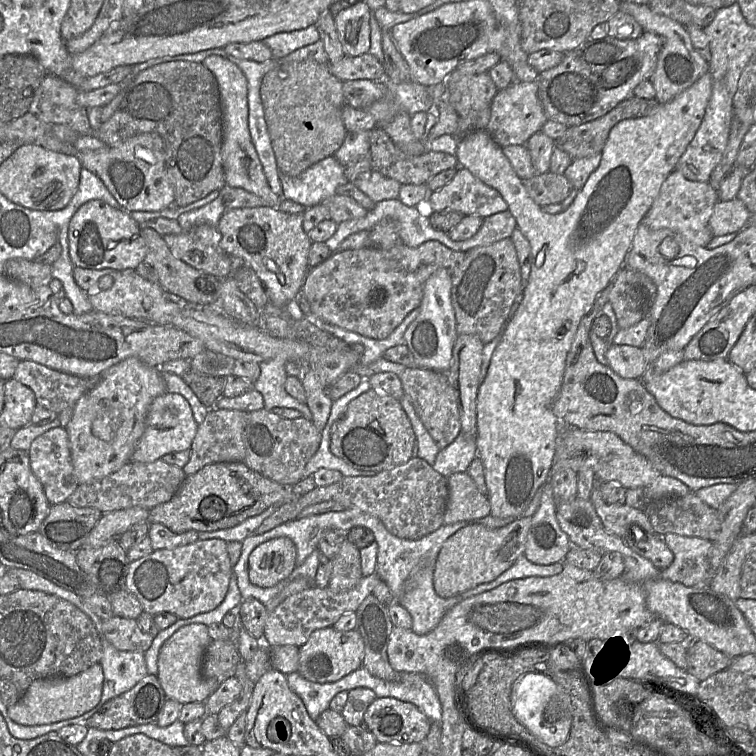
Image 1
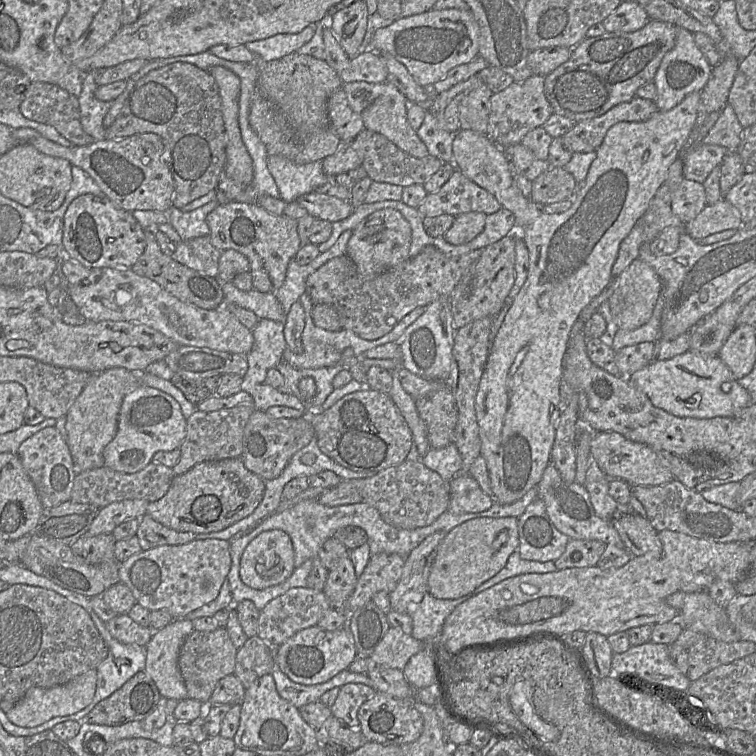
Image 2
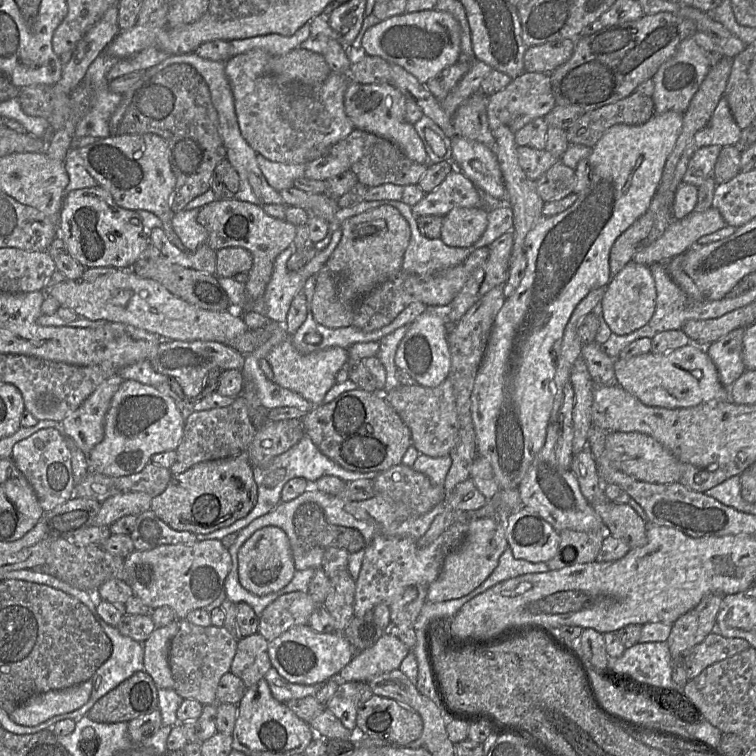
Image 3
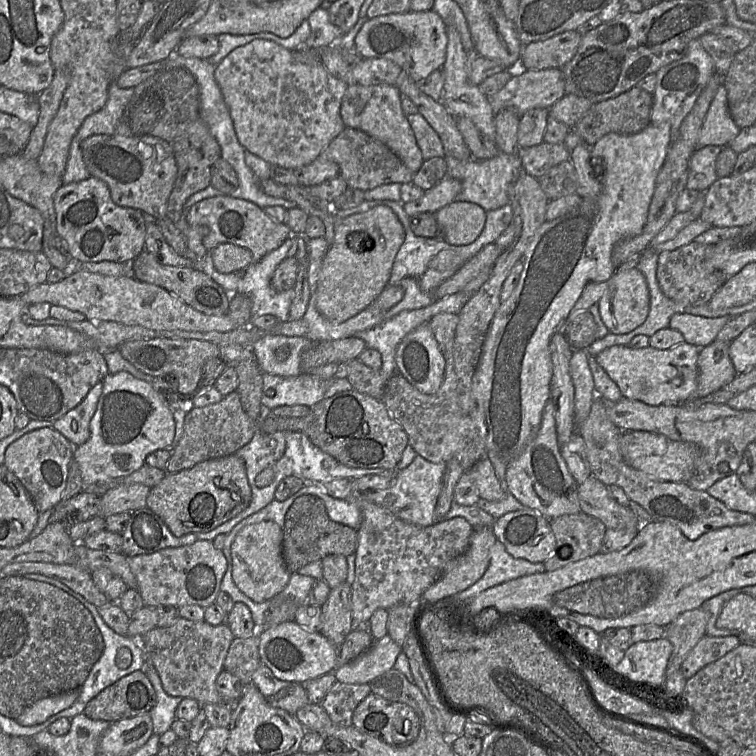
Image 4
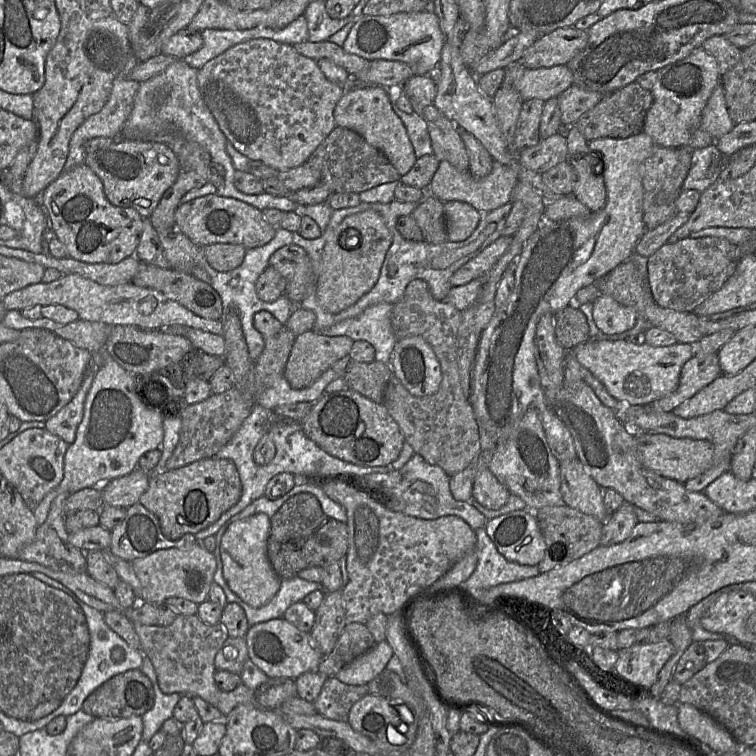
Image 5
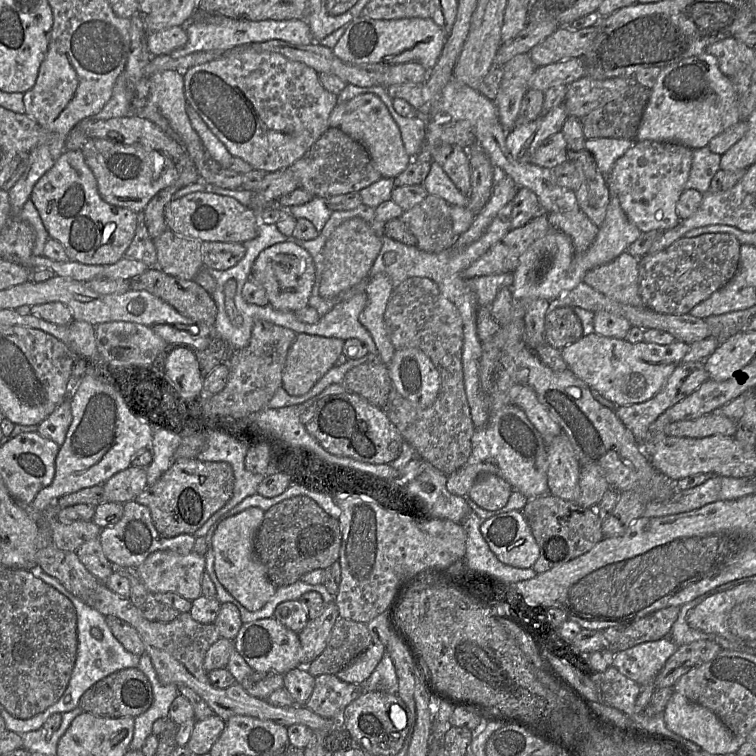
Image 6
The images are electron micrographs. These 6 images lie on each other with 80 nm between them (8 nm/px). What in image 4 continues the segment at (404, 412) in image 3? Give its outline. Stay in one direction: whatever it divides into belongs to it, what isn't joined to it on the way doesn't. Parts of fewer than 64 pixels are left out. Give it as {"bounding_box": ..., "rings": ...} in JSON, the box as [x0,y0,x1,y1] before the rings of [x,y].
{"bounding_box":[382,313,486,471],"rings":[[[439,313],[427,323],[445,359],[444,379],[438,391],[434,394],[422,393],[403,376],[395,373],[386,383],[382,400],[391,416],[407,433],[408,444],[419,456],[432,463],[447,463],[456,458],[463,469],[469,471],[485,457],[486,448],[472,418],[461,410],[458,400],[453,358],[457,323],[458,314],[455,313]]]}

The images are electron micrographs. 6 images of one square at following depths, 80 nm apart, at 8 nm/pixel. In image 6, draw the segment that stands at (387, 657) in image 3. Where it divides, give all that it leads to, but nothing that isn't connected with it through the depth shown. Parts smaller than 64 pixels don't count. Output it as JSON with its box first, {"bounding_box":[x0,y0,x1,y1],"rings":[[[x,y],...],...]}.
{"bounding_box":[336,643,385,684],"rings":[[[372,643],[336,675],[345,682],[361,684],[371,675],[385,653],[385,646]]]}

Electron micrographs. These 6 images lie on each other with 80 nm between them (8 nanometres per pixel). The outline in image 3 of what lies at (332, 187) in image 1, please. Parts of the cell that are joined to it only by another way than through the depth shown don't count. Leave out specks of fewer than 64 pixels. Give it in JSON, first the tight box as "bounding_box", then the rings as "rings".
{"bounding_box":[257,155,306,192],"rings":[[[257,155],[257,163],[267,182],[278,192],[294,187],[297,179],[305,177],[306,164],[285,164]]]}

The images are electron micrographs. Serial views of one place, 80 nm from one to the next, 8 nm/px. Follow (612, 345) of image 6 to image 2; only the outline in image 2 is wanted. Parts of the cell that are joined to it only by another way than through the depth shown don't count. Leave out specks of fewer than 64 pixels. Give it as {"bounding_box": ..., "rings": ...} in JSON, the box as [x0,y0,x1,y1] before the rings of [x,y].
{"bounding_box":[625,350,752,417],"rings":[[[692,350],[667,360],[653,360],[625,378],[642,391],[653,406],[677,417],[732,417],[752,404],[747,390],[739,385],[731,370],[718,356]]]}

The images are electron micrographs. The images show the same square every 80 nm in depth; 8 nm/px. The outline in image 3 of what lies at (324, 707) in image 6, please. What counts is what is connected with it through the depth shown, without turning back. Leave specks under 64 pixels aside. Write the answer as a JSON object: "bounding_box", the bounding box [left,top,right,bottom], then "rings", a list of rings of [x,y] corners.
{"bounding_box":[325,682,373,731],"rings":[[[346,682],[338,686],[325,707],[340,719],[346,728],[357,731],[357,710],[373,694],[367,682]]]}

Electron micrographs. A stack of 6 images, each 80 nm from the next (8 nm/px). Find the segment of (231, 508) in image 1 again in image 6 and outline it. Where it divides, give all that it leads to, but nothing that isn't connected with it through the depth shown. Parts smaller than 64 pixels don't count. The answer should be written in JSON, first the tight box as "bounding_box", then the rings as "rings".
{"bounding_box":[134,459,234,538],"rings":[[[177,459],[152,486],[146,487],[134,501],[149,508],[153,524],[164,538],[193,535],[232,497],[234,473],[227,462]]]}

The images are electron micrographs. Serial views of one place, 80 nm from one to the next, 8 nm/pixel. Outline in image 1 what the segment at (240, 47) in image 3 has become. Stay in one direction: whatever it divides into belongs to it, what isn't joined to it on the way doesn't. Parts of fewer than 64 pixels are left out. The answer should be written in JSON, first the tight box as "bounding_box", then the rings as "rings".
{"bounding_box":[262,24,320,59],"rings":[[[314,24],[305,29],[277,33],[262,41],[271,49],[273,58],[282,59],[297,49],[317,42],[320,38],[318,27]]]}

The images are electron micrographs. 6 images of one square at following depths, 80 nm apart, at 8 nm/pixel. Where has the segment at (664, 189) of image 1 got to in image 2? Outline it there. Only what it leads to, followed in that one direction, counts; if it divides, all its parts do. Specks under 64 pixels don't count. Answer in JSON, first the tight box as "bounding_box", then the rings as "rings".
{"bounding_box":[671,177,707,225],"rings":[[[684,177],[671,196],[672,212],[683,225],[693,221],[707,205],[703,184]]]}

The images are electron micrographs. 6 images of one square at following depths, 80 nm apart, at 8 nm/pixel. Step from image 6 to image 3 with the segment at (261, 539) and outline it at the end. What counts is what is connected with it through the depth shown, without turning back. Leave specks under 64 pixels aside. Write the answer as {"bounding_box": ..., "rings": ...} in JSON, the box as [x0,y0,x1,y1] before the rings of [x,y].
{"bounding_box":[293,502,366,553],"rings":[[[316,502],[301,504],[294,514],[293,522],[305,549],[336,547],[353,553],[366,546],[363,535],[357,529],[327,522],[322,508]]]}

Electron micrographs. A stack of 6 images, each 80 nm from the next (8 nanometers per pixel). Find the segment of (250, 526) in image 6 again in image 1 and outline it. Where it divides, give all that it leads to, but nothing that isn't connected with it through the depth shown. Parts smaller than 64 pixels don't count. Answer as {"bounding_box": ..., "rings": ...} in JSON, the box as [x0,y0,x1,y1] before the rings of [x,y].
{"bounding_box":[248,537,297,587],"rings":[[[287,537],[267,540],[255,547],[248,559],[248,576],[252,584],[271,587],[287,578],[296,567],[297,549]]]}

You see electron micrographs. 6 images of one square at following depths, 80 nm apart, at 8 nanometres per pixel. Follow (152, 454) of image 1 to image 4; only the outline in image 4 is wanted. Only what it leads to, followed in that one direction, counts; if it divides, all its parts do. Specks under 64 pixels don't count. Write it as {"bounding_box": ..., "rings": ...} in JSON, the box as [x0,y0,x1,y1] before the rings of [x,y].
{"bounding_box":[73,371,175,487],"rings":[[[126,371],[108,374],[102,381],[103,390],[96,411],[90,421],[89,438],[81,445],[74,446],[73,460],[79,467],[83,487],[115,477],[128,476],[145,464],[145,458],[159,449],[173,450],[175,421],[173,409],[150,381],[141,380]]]}

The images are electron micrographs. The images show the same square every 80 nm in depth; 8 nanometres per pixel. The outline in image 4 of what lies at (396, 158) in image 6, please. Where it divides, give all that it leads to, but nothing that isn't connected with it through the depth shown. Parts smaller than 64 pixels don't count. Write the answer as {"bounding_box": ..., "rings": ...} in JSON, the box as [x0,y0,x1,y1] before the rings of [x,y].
{"bounding_box":[340,83,424,172],"rings":[[[350,83],[343,96],[340,113],[346,127],[361,130],[388,146],[412,172],[424,159],[414,132],[401,105],[402,95],[395,85],[359,85]]]}

